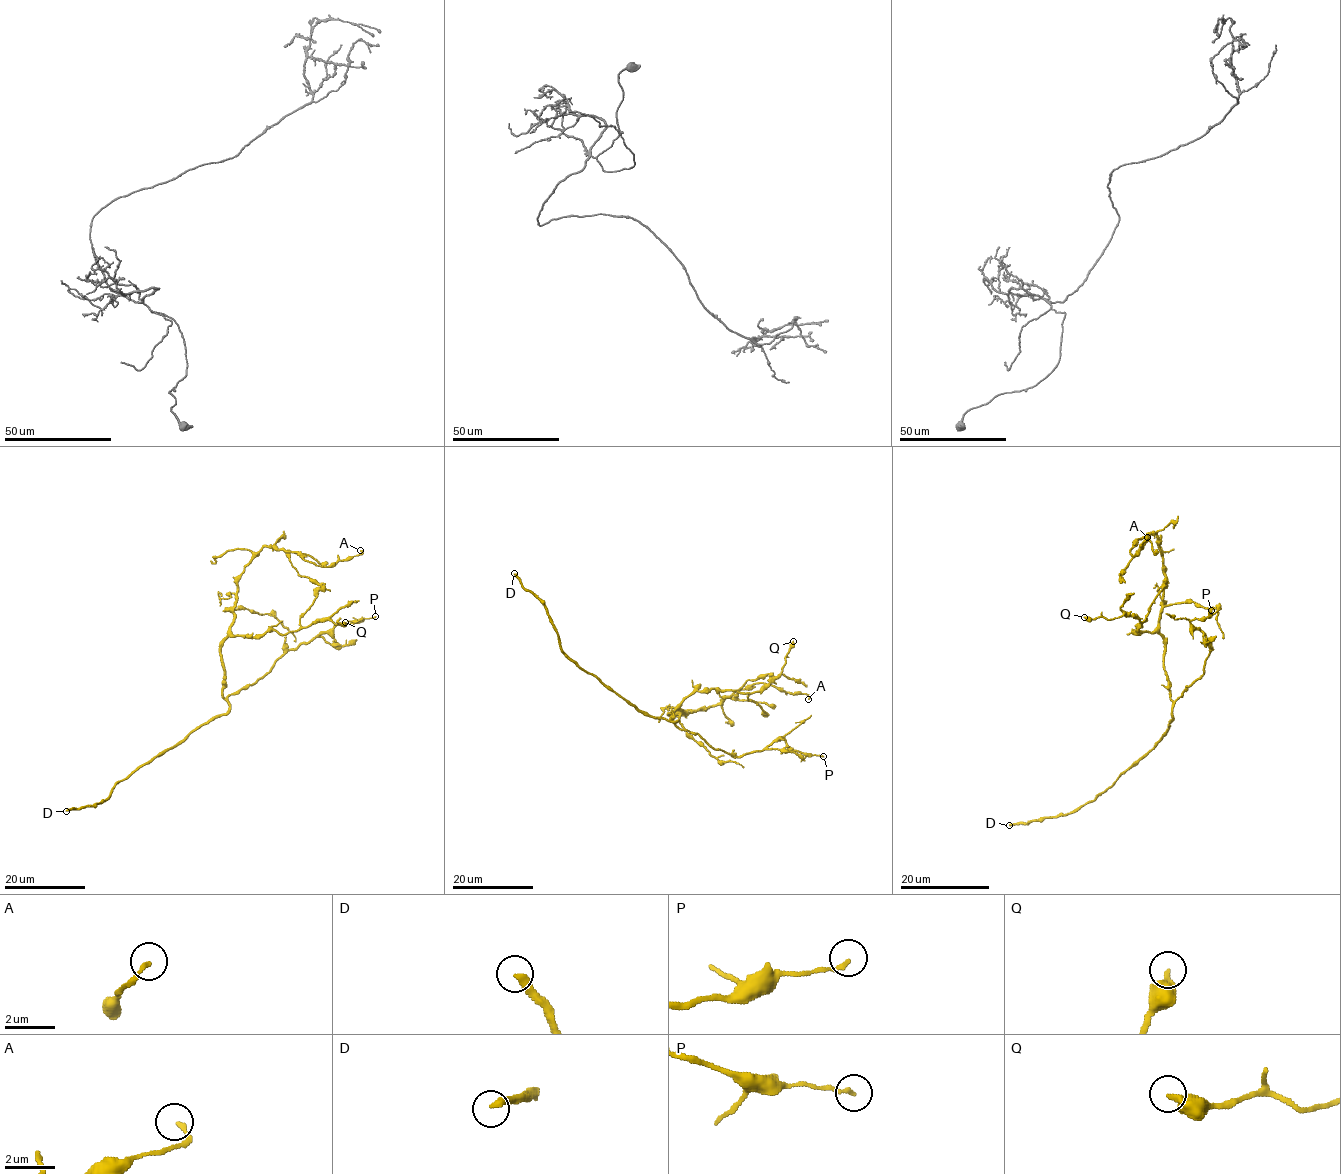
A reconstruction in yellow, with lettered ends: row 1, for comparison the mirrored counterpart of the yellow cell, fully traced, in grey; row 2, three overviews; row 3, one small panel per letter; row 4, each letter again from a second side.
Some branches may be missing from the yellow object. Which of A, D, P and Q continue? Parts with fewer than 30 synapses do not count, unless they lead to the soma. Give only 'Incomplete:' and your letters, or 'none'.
Incomplete: D

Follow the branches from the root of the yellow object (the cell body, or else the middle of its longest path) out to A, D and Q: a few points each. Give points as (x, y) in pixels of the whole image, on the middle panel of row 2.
A: (671, 719), (669, 714), (675, 710), (685, 716), (706, 710), (757, 682), (787, 692), (807, 693), (808, 699)
D: (671, 719), (644, 715), (577, 665), (561, 649), (546, 608), (514, 573)
Q: (671, 719), (672, 714), (669, 714), (697, 690), (715, 688), (754, 692), (764, 689), (781, 673), (793, 641)

